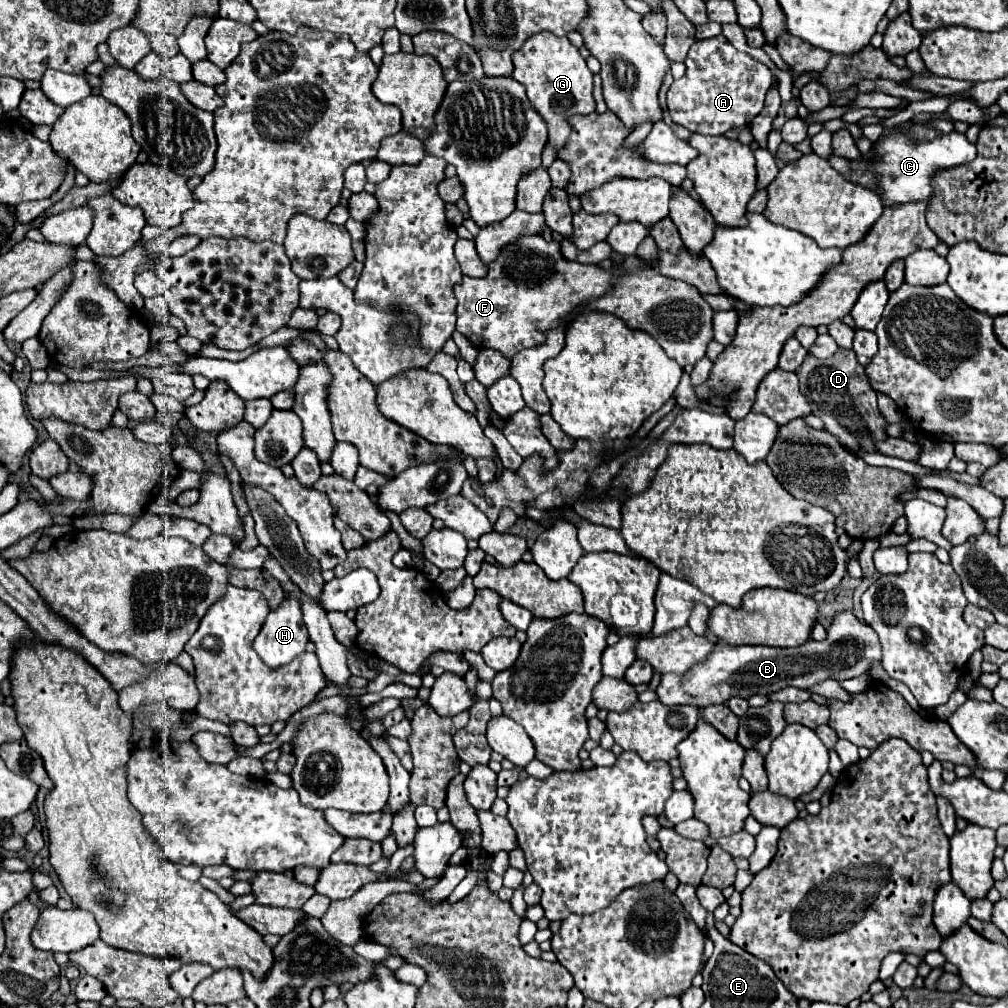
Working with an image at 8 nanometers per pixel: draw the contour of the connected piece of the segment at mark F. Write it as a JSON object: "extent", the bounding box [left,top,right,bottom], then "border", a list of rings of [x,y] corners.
{"extent":[455,235,611,357],"border":[[[533,235],[521,239],[517,245],[507,247],[493,263],[487,265],[489,273],[483,279],[463,277],[463,283],[455,287],[457,305],[457,331],[461,331],[477,349],[489,347],[501,351],[505,357],[513,357],[517,351],[541,345],[545,341],[545,331],[563,323],[563,319],[583,301],[599,299],[611,281],[611,273],[599,269],[597,265],[581,265],[563,259],[559,243],[547,243],[543,237]]]}

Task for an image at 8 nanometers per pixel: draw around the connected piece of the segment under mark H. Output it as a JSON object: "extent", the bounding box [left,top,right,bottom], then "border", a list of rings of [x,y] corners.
{"extent":[253,595,309,669],"border":[[[285,595],[281,605],[269,611],[253,649],[265,665],[277,669],[305,651],[309,635],[301,619],[301,603],[295,595]]]}

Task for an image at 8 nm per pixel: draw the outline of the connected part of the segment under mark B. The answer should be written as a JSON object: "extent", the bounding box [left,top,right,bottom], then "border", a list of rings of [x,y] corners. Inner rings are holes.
{"extent":[655,611,881,707],"border":[[[845,611],[835,617],[833,625],[827,631],[825,641],[809,639],[807,643],[793,649],[761,647],[761,645],[731,647],[719,643],[713,655],[705,659],[705,663],[697,663],[697,667],[691,667],[685,675],[677,673],[661,675],[661,683],[655,691],[657,699],[669,707],[675,705],[707,707],[707,705],[727,703],[731,697],[749,699],[751,695],[771,695],[785,687],[809,689],[811,685],[821,683],[825,679],[843,681],[867,675],[875,661],[881,661],[881,645],[877,633],[869,625],[859,623],[853,611]]]}

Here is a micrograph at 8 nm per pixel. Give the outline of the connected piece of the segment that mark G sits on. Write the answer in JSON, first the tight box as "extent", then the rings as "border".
{"extent":[513,33,595,169],"border":[[[537,33],[529,37],[523,47],[513,53],[513,67],[513,79],[525,85],[531,105],[549,125],[549,141],[545,145],[541,163],[545,169],[549,169],[549,163],[553,163],[555,159],[555,151],[563,147],[565,139],[571,133],[567,119],[595,111],[595,101],[591,95],[593,73],[589,71],[585,59],[579,55],[577,47],[573,47],[567,37],[557,37],[553,33]]]}

